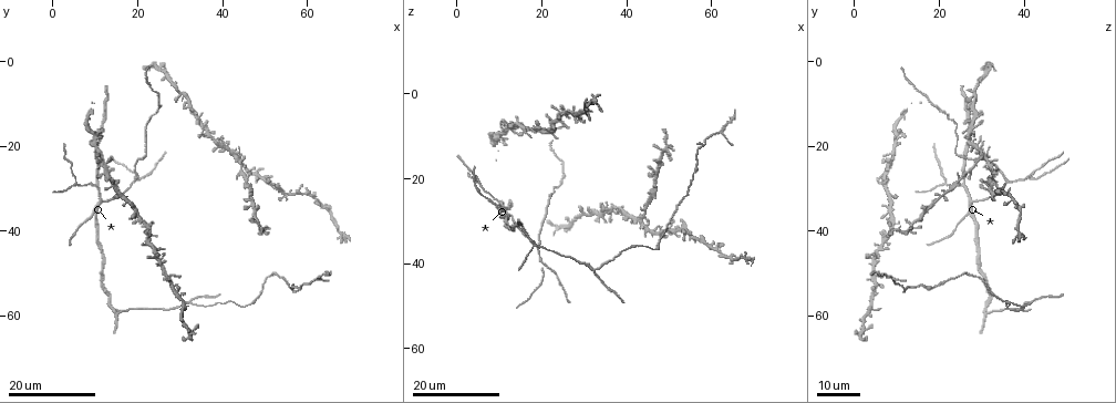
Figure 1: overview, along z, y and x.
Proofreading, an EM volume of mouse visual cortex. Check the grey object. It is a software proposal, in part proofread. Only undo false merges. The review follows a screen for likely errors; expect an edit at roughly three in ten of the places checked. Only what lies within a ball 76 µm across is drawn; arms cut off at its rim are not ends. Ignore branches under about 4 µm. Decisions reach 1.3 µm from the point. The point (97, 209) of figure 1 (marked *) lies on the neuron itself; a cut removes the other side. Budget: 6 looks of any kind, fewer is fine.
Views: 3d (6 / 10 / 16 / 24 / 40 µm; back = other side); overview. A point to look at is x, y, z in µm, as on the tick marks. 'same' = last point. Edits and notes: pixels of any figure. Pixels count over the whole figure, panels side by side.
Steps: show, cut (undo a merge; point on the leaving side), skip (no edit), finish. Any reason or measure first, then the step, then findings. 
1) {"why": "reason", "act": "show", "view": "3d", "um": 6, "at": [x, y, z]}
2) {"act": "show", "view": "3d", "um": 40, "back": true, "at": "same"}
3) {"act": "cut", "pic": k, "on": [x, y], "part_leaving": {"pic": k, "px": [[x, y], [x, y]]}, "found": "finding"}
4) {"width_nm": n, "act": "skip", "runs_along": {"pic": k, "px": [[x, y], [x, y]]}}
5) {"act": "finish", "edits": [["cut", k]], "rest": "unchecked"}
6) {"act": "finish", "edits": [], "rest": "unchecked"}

{"why": "three-way junction", "act": "show", "view": "3d", "um": 16, "at": [20.5, 28.0, 40.0]}

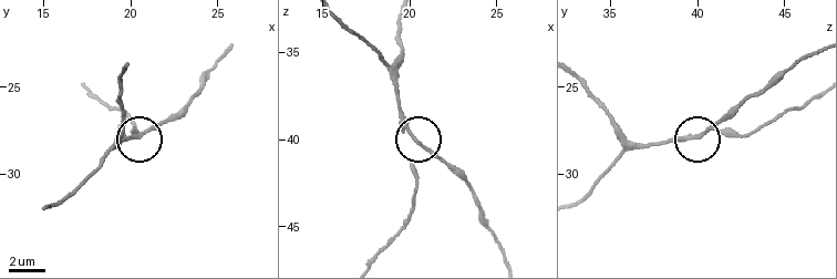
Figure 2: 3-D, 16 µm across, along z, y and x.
{"why": "closer look", "act": "show", "view": "3d", "um": 6, "at": [20.8, 27.6, 40.4]}

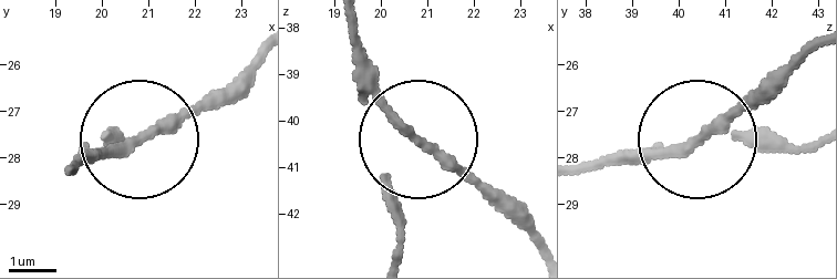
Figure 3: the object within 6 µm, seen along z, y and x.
{"arms": 3, "act": "skip", "runs_along": {"pic": 3, "px": [[586, 163], [670, 155], [729, 123], [785, 68]]}, "found": "continuous, no second neuron"}

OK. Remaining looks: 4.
{"why": "three-way junction", "act": "show", "view": "3d", "um": 16, "at": [19.0, 28.0, 36.5]}

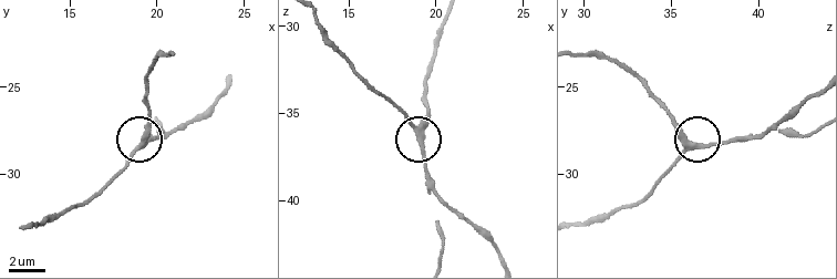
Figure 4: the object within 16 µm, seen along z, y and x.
{"act": "show", "view": "3d", "um": 10, "at": [19.1, 28.2, 36.1]}

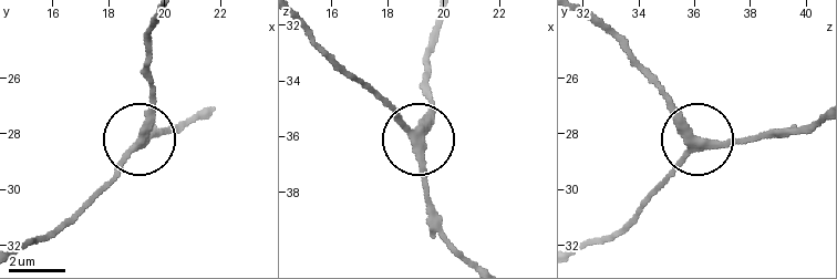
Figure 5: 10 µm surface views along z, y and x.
{"act": "skip", "runs_along": {"pic": 5, "px": [[579, 251], [615, 235], [701, 144], [784, 134]]}, "found": "continuous, no second neuron"}

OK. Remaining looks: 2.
{"why": "branch point", "act": "show", "view": "3d", "um": 16, "at": [32.5, 57.5, 42.0]}

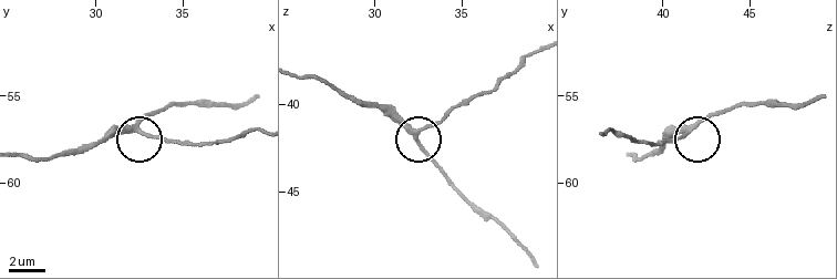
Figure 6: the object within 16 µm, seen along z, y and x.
{"act": "show", "view": "3d", "um": 6, "at": [32.4, 56.7, 41.6]}

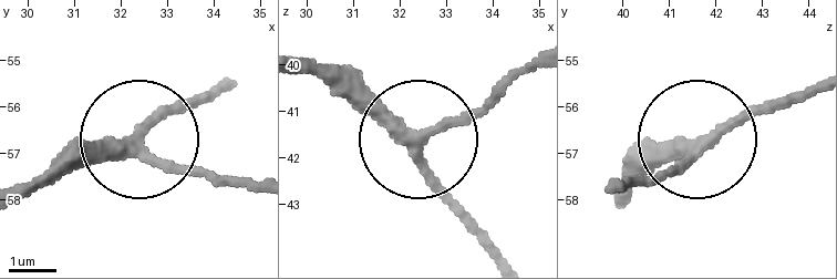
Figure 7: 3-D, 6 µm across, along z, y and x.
{"act": "skip", "runs_along": {"pic": 7, "px": [[26, 195], [121, 155], [224, 83]]}, "found": "one neuron here"}

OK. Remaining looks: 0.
{"act": "finish", "edits": [], "rest": "unchecked"}

